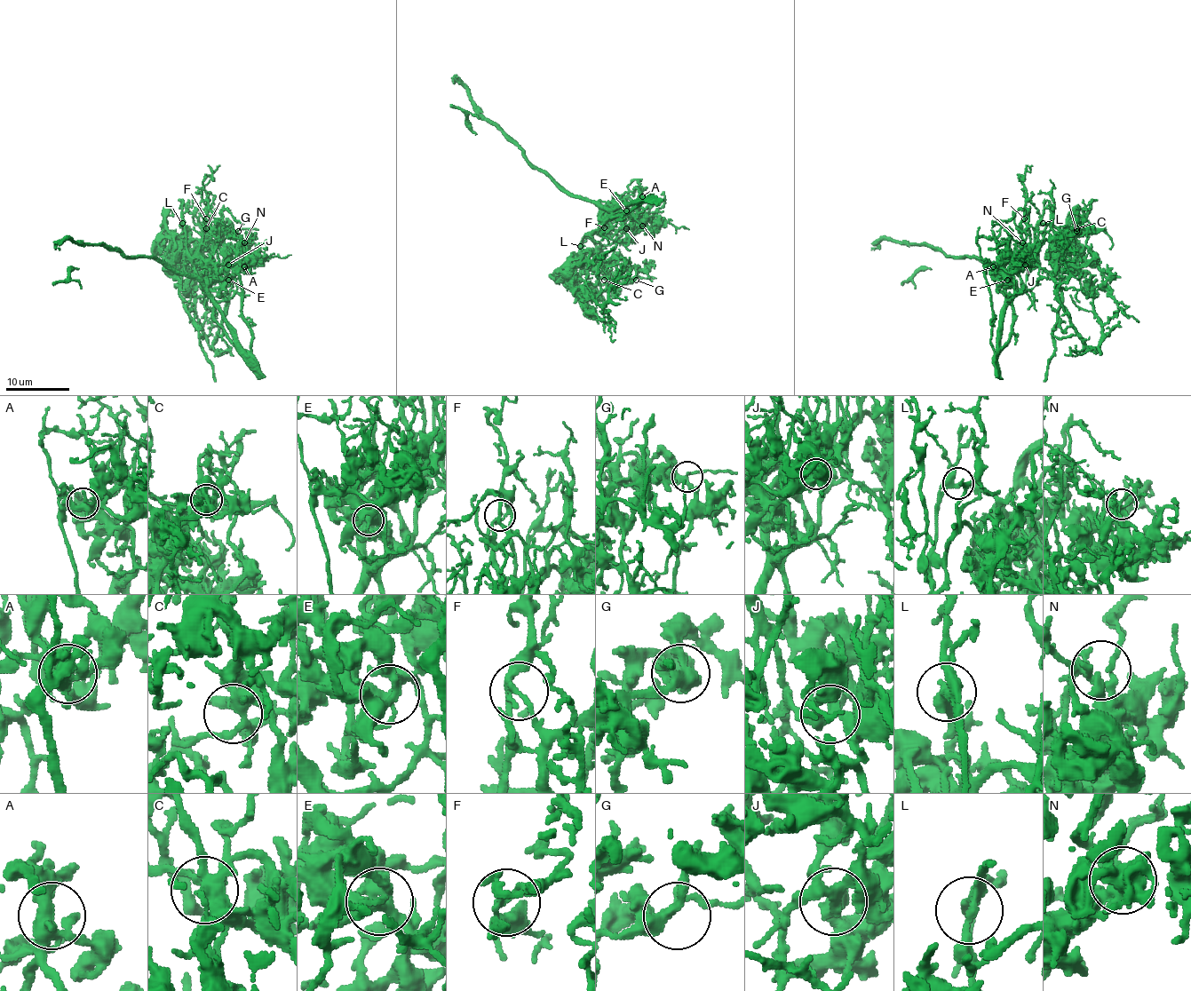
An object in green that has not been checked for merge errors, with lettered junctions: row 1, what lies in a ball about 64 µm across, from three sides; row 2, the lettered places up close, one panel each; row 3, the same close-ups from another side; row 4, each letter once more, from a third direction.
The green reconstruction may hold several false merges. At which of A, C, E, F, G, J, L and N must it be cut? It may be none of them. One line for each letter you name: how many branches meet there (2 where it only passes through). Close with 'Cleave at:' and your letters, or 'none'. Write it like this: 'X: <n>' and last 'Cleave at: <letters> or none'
Cleave at: none

